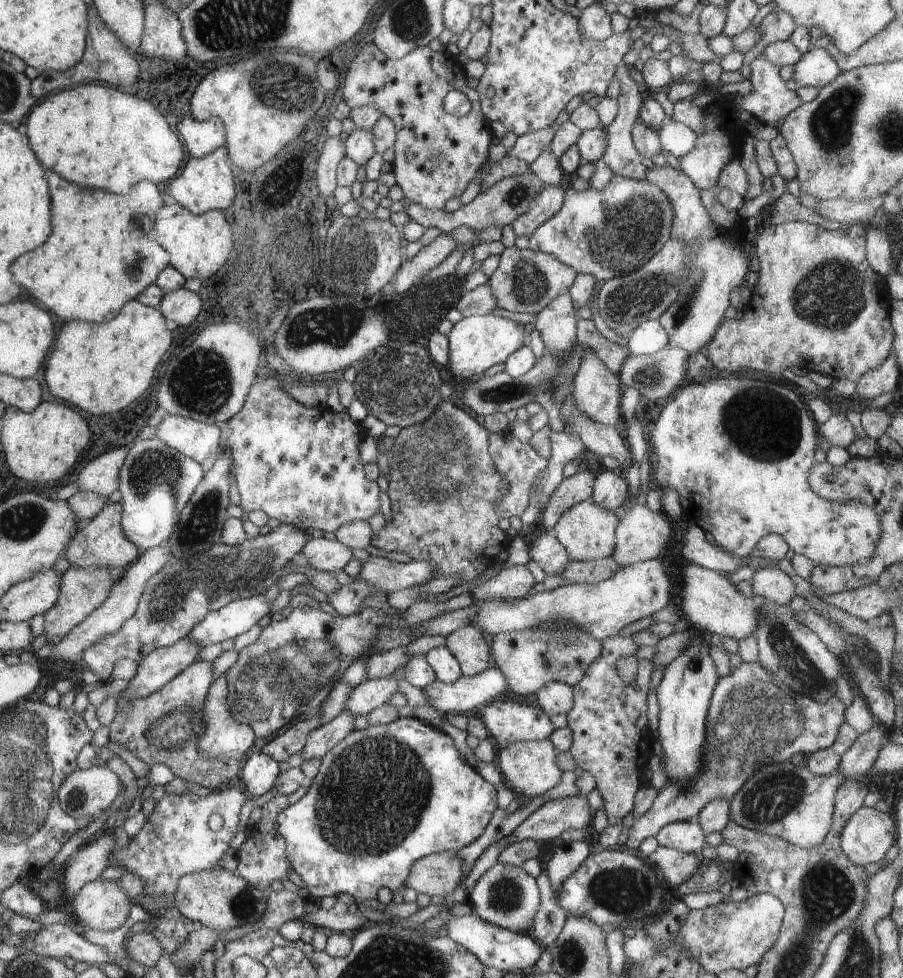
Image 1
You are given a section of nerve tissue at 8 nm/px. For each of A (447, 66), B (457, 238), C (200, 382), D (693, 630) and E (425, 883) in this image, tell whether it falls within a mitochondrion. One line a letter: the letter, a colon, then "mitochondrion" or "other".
A: other
B: other
C: mitochondrion
D: other
E: other

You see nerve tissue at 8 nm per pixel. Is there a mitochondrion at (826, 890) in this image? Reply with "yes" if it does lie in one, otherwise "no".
yes

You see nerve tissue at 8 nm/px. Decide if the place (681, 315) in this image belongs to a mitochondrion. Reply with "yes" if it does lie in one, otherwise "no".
yes

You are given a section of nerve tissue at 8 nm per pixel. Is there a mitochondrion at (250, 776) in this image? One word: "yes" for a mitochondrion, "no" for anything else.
no

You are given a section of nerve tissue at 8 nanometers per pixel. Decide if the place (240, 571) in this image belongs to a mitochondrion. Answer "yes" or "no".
yes

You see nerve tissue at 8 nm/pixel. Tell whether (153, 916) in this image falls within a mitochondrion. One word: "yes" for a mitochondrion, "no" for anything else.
no

